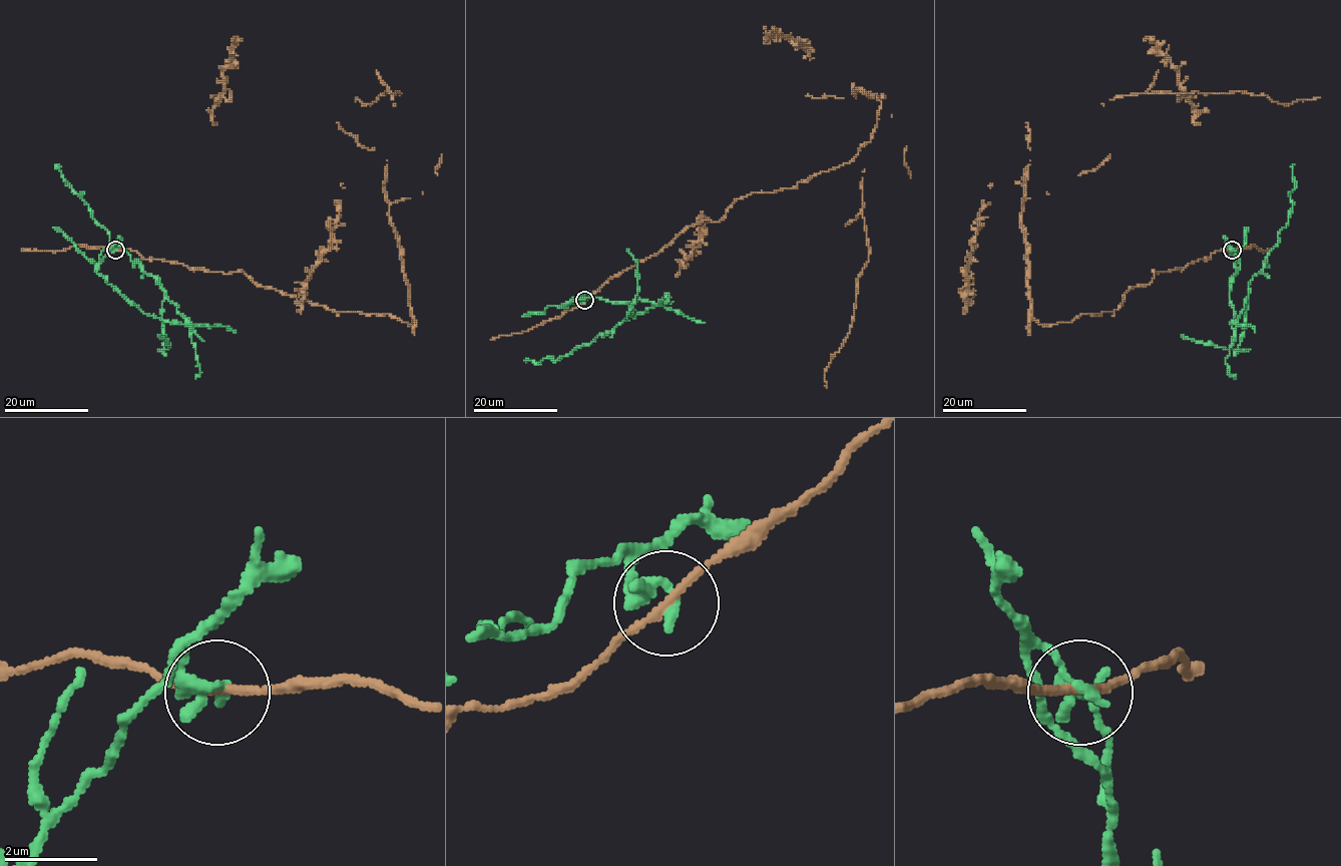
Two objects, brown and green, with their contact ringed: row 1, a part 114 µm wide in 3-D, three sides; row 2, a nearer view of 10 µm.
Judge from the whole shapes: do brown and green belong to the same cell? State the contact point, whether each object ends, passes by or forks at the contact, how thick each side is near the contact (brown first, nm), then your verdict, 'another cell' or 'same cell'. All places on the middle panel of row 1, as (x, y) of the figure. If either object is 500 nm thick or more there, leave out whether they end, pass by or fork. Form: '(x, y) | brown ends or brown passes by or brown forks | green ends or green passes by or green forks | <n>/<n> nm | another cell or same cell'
(584, 300) | brown passes by | green ends | 170/240 nm | another cell

